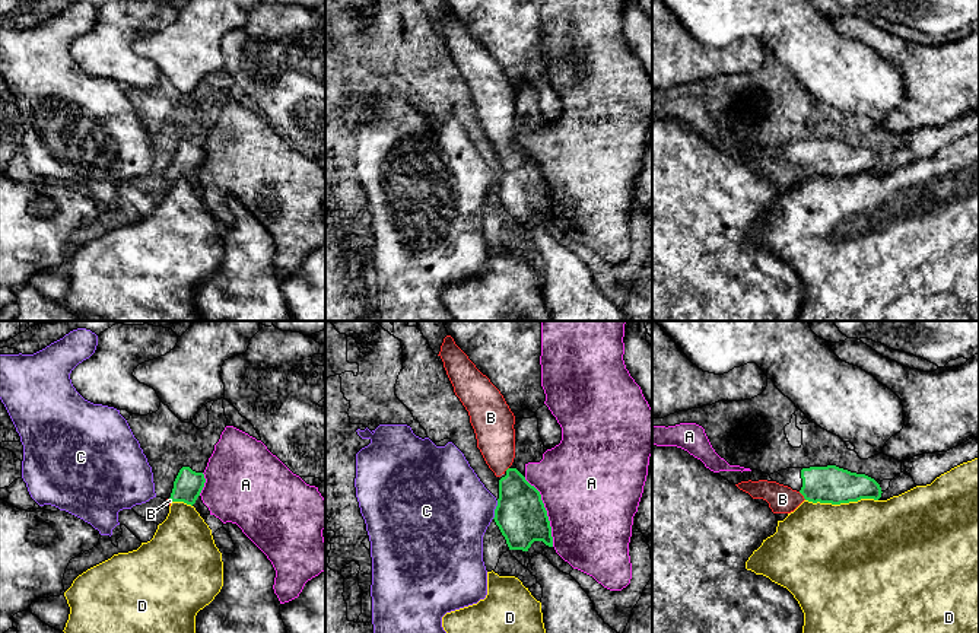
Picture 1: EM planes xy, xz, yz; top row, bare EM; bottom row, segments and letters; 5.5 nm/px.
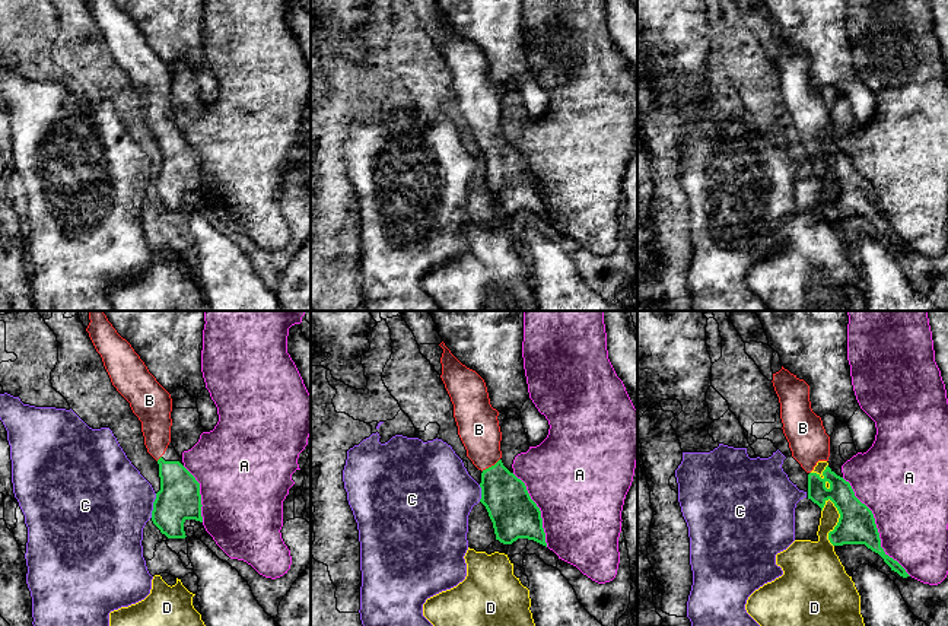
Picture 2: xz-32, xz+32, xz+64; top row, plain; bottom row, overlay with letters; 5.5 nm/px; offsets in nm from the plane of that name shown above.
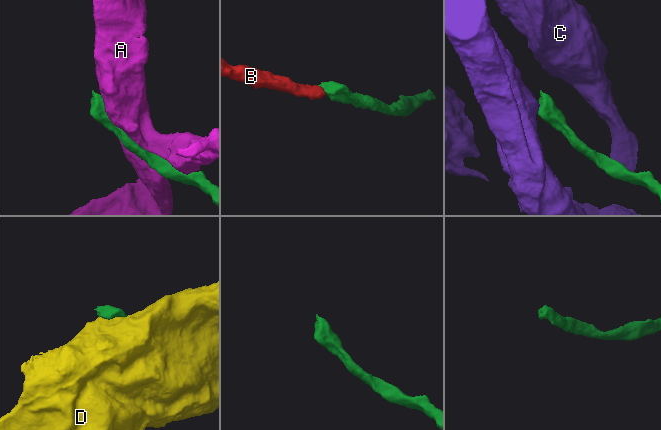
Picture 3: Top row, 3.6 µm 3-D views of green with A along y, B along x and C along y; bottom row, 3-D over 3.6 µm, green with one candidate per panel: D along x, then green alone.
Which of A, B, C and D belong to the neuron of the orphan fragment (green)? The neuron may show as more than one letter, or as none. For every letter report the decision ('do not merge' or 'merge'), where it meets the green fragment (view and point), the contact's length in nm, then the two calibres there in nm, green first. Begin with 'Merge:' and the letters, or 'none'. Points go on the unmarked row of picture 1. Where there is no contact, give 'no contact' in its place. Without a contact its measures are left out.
Merge: B
A: do not merge; meets green in xz at (546, 185); contact 420 nm long; 280 nm thick on the green side, 500 nm on the other
B: merge; meets green in yz at (803, 168); contact 60 nm long; 200 nm thick on the green side, 160 nm on the other
C: do not merge; meets green in xz at (495, 183); contact 110 nm long; 280 nm thick on the green side, 460 nm on the other
D: do not merge; meets green in yz at (842, 175); contact 400 nm long; 200 nm thick on the green side, 480 nm on the other

